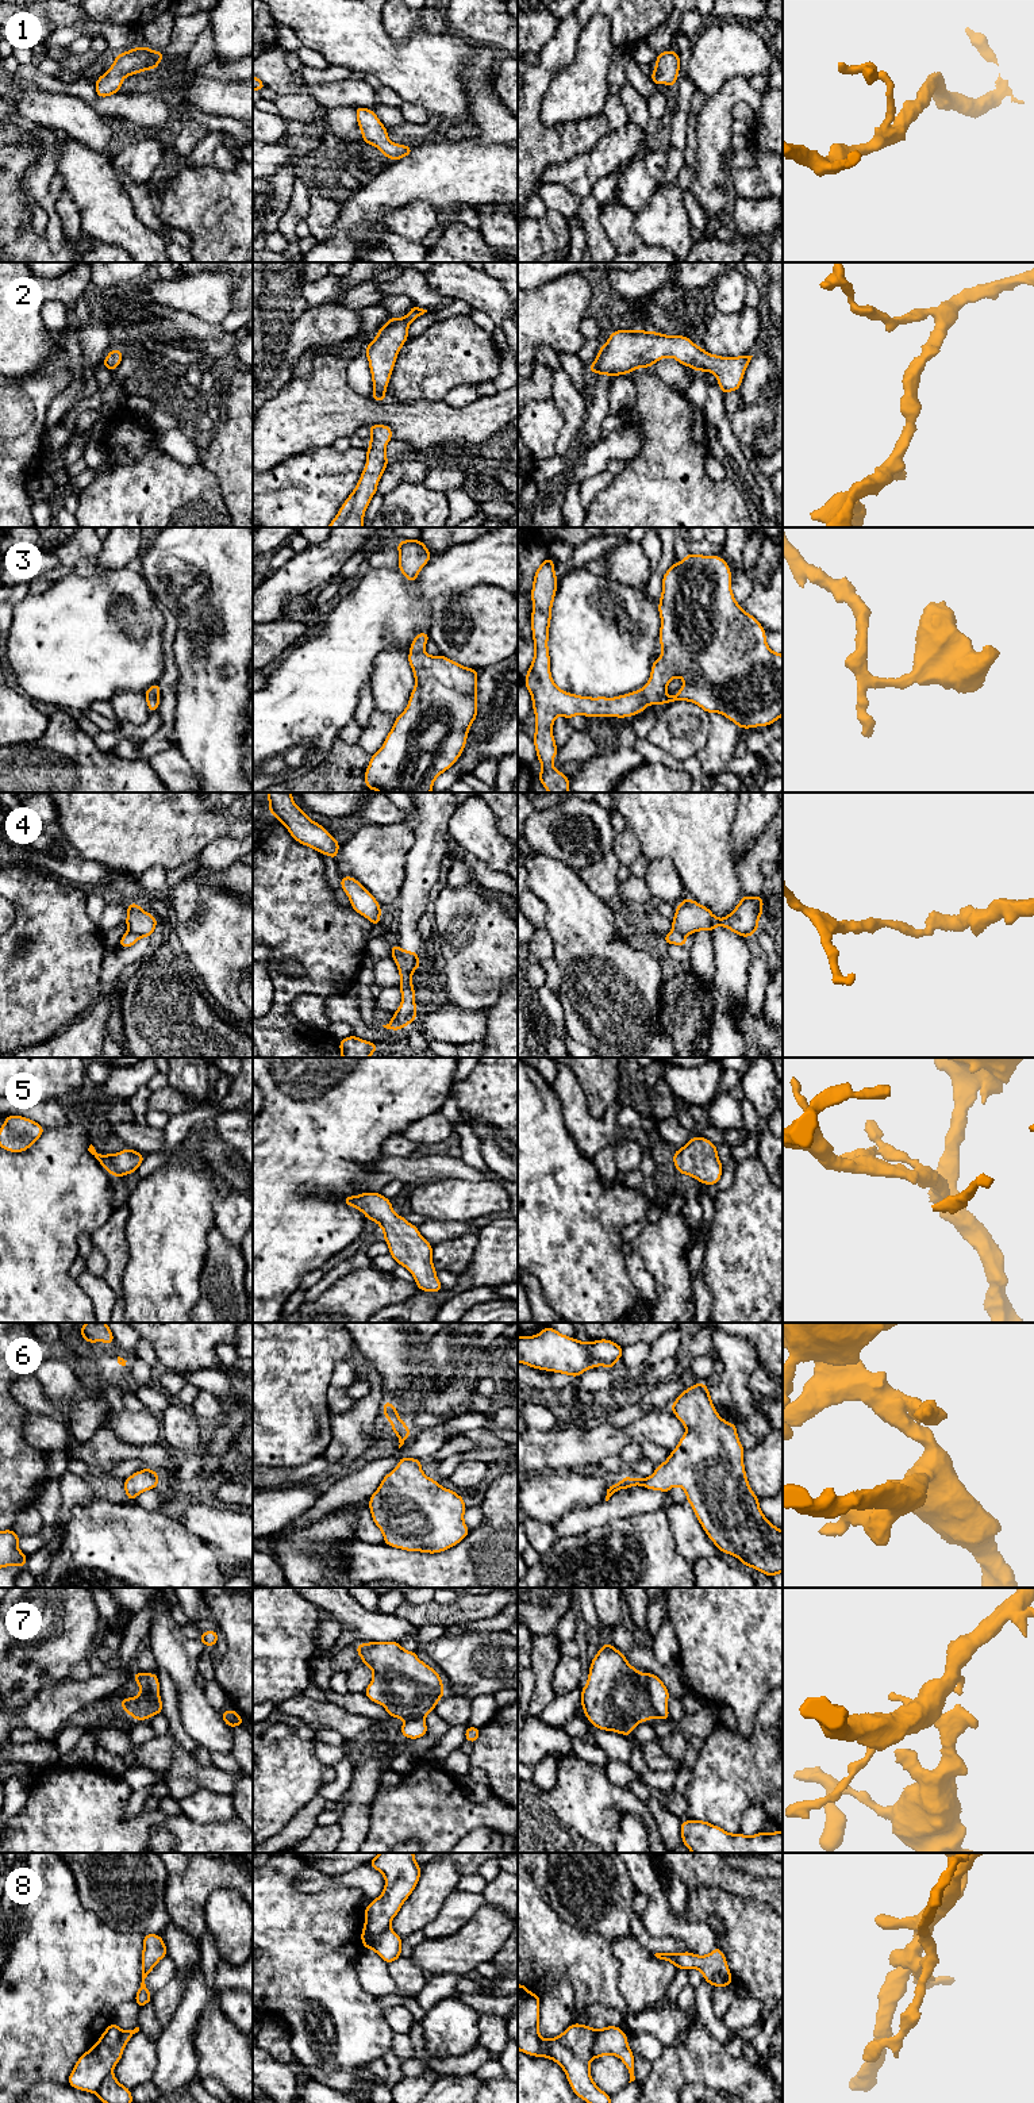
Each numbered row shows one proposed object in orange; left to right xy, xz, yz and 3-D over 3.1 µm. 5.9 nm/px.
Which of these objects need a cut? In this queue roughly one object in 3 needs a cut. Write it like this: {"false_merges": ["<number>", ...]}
{"false_merges": ["4", "7", "8"]}

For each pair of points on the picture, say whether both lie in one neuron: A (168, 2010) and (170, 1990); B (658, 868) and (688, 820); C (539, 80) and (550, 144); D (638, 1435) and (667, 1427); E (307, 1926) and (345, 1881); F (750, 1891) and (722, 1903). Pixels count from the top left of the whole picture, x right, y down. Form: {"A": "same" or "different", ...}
{"A": "same", "B": "different", "C": "same", "D": "same", "E": "different", "F": "different"}

